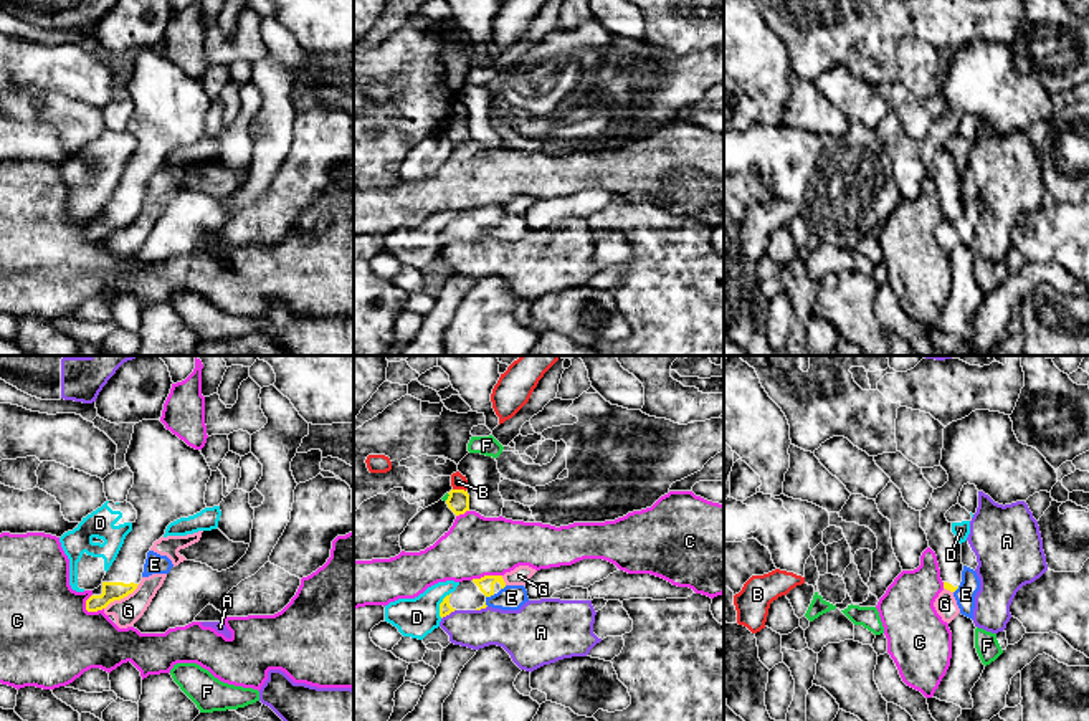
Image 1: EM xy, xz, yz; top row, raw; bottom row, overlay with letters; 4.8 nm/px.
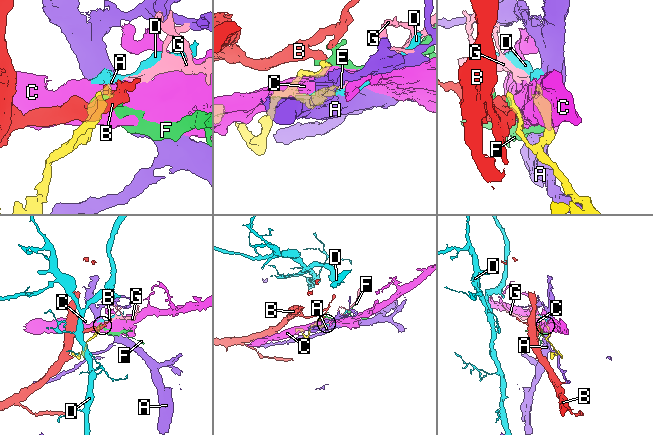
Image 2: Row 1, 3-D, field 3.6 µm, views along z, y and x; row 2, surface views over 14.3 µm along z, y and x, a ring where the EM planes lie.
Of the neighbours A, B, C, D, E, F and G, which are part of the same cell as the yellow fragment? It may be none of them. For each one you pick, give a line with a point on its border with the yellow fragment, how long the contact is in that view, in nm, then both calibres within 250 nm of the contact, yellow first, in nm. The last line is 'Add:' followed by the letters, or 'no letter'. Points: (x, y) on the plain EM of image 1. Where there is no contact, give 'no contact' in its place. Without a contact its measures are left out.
Add: no letter

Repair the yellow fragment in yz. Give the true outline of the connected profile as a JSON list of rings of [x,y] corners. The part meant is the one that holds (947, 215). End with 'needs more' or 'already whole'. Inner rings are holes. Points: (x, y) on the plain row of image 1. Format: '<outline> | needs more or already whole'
[[[975,40],[944,58],[940,96],[949,111],[934,119],[920,141],[920,157],[937,185],[944,218],[955,222],[963,200],[962,174],[945,142],[958,134],[962,117],[975,114],[1005,136],[1039,121],[1051,122],[1058,103],[1036,78],[1018,71],[1010,45],[990,40]]] | needs more

